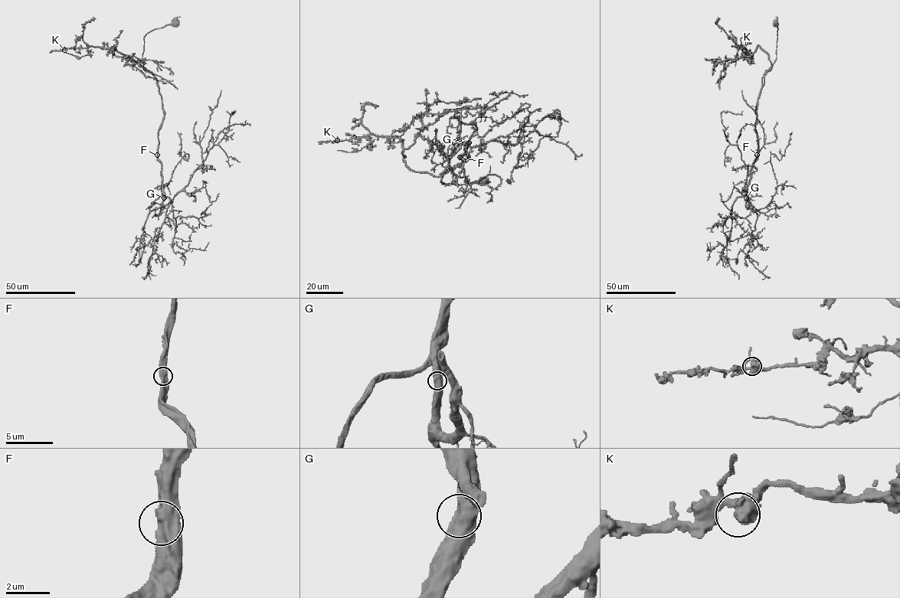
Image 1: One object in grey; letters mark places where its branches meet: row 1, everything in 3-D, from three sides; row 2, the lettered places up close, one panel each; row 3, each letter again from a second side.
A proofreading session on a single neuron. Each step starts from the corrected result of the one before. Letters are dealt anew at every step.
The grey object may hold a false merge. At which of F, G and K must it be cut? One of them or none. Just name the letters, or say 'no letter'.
no letter

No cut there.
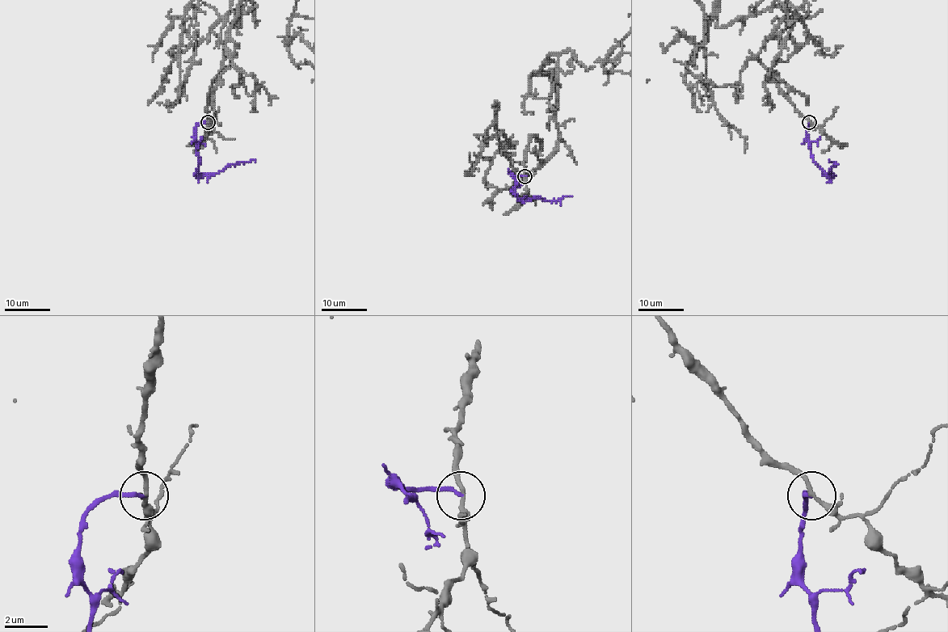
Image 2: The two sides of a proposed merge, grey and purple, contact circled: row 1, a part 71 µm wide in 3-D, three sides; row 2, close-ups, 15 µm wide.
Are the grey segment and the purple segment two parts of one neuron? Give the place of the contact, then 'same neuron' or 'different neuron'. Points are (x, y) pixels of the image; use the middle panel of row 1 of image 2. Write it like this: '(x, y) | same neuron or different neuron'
(524, 176) | different neuron

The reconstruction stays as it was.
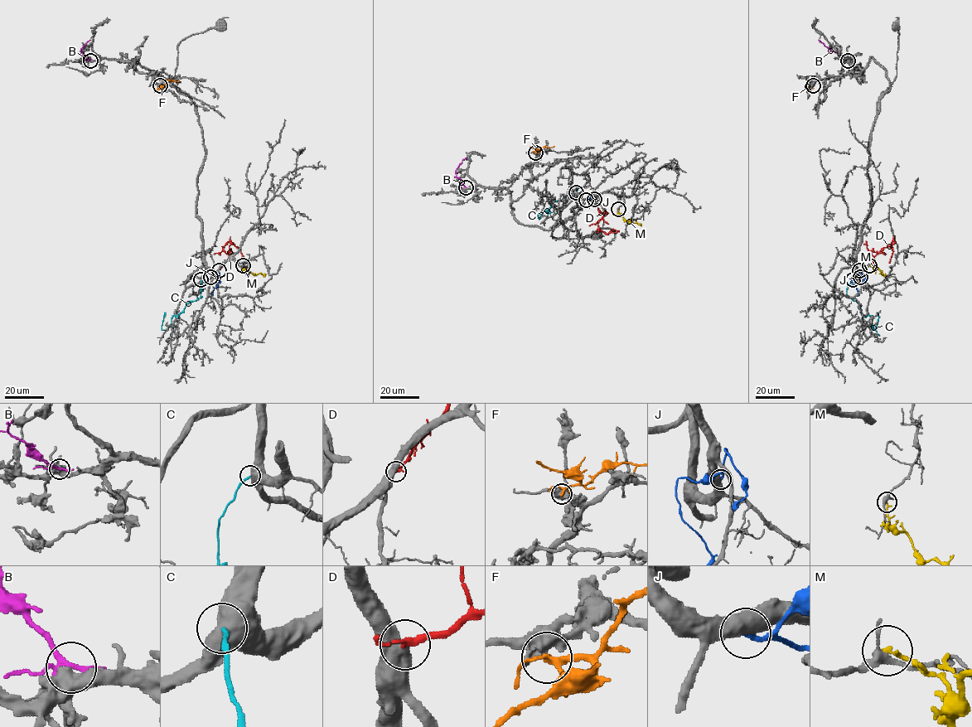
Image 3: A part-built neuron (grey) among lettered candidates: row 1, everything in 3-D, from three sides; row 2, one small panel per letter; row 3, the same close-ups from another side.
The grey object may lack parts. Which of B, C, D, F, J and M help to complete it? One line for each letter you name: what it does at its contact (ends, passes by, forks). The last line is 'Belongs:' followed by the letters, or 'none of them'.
D: it passes by
Belongs: D

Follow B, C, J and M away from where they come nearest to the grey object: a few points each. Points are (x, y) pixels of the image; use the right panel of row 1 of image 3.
B: (848, 60), (819, 40)
C: (853, 279), (847, 288), (847, 297), (859, 303), (863, 316), (872, 317), (874, 329), (877, 312)
J: (860, 277), (853, 277), (851, 280), (858, 295)
M: (870, 265), (886, 274)

